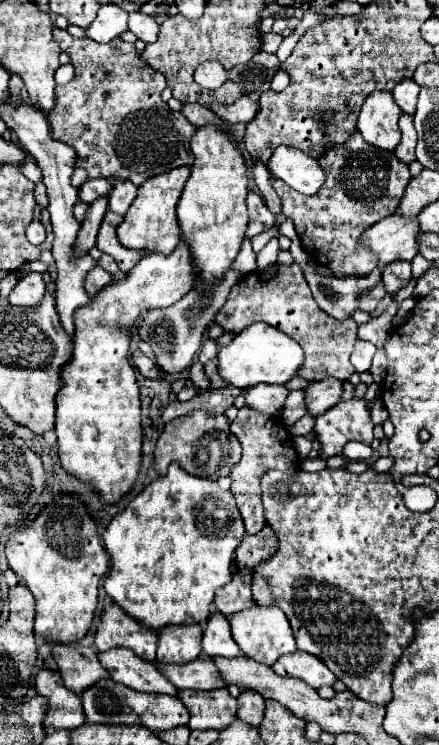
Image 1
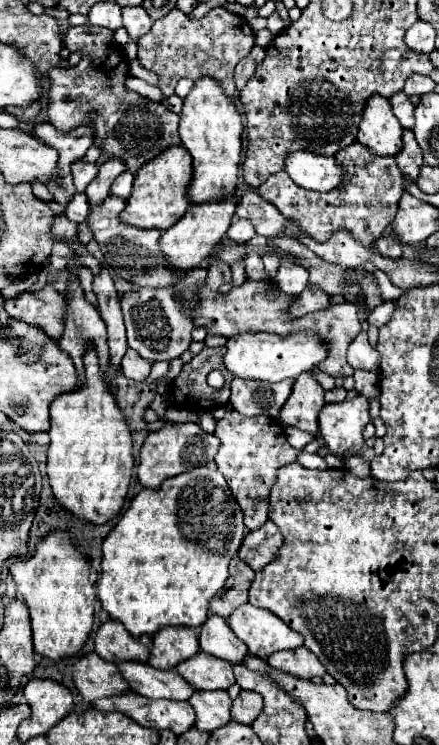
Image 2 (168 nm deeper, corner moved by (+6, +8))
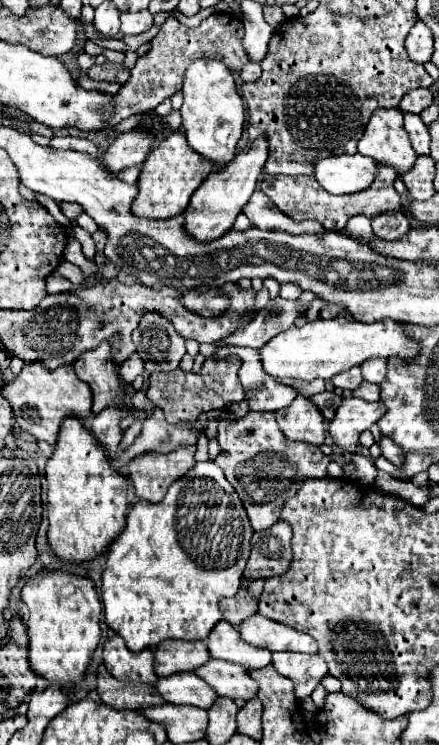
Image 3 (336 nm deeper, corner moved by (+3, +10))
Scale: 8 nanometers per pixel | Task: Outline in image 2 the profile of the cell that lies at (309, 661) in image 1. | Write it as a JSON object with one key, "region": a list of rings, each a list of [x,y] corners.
{"region":[[[304,646],[296,650],[282,650],[278,654],[272,654],[268,658],[268,664],[274,670],[282,670],[294,678],[304,678],[304,680],[312,680],[314,676],[326,674],[322,662],[314,654],[310,654],[310,650],[306,650]]]}

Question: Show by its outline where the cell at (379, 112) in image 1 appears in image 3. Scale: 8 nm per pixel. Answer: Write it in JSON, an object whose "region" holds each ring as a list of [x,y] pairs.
{"region":[[[379,108],[373,112],[357,148],[363,156],[395,166],[399,174],[407,172],[417,158],[409,144],[409,134],[403,128],[399,108]]]}

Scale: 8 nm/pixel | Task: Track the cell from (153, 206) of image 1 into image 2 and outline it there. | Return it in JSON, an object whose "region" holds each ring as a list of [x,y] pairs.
{"region":[[[170,146],[166,154],[158,154],[158,158],[152,158],[150,162],[146,162],[146,166],[142,166],[142,170],[138,170],[134,190],[126,202],[126,208],[120,214],[120,220],[138,228],[168,230],[188,210],[186,186],[190,186],[190,174],[190,154],[186,154],[182,146]]]}

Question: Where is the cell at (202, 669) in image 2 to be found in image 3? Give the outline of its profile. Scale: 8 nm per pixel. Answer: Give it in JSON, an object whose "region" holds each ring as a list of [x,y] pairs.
{"region":[[[211,658],[207,664],[195,670],[195,674],[205,680],[219,696],[251,700],[257,696],[257,684],[249,678],[249,672],[239,664]]]}

